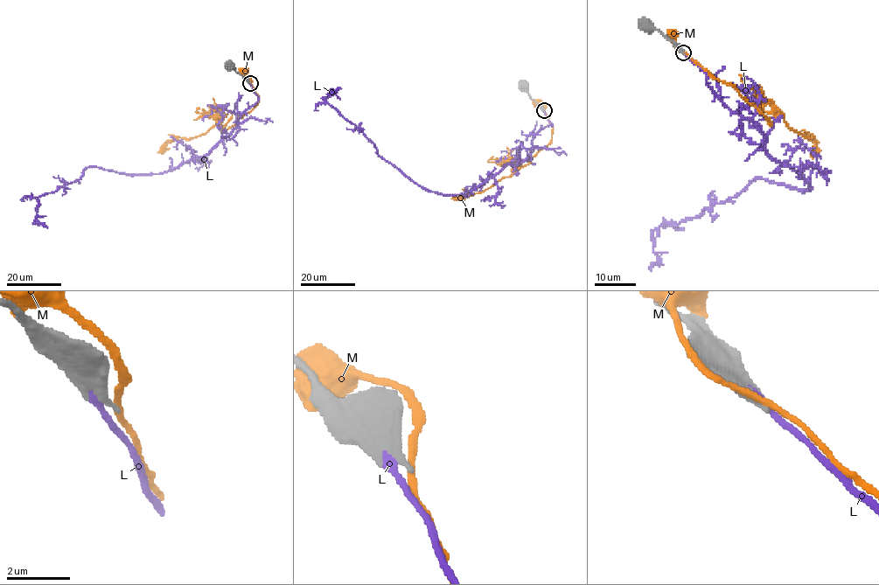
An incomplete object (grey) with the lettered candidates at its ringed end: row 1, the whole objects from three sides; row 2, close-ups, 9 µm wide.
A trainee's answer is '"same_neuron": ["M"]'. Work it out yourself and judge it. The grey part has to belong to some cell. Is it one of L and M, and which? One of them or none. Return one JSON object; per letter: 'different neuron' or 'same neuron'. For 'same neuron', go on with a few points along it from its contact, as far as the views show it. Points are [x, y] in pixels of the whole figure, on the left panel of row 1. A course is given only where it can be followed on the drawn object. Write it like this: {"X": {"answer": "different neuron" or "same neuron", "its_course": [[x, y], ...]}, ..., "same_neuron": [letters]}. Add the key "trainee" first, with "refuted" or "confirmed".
{"trainee": "refuted", "L": {"answer": "different neuron"}, "M": {"answer": "different neuron"}, "same_neuron": []}

